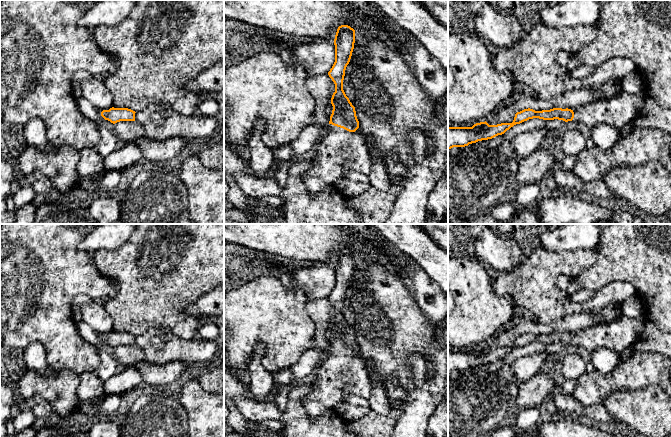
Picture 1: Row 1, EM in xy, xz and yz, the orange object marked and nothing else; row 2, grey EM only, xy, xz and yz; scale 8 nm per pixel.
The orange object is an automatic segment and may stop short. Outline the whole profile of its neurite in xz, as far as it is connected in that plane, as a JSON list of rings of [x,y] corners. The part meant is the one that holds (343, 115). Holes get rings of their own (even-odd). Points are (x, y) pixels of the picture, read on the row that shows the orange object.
[[[348,25],[339,26],[334,39],[335,62],[328,72],[329,77],[335,84],[335,92],[331,98],[333,110],[329,123],[321,134],[319,142],[315,145],[316,152],[311,158],[311,165],[304,173],[304,185],[308,193],[312,195],[317,195],[325,188],[334,186],[336,180],[344,177],[345,172],[348,170],[366,175],[371,172],[372,161],[366,141],[361,133],[356,131],[359,128],[359,121],[355,107],[343,90],[345,70],[350,62],[354,43],[355,30]]]

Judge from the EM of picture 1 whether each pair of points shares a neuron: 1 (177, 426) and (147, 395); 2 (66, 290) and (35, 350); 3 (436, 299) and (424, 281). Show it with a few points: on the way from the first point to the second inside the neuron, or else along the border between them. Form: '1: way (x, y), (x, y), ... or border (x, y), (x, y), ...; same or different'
1: way (169, 418), (154, 403); same
2: border (23, 350), (39, 342), (48, 365); different
3: way (434, 295), (424, 285); same

